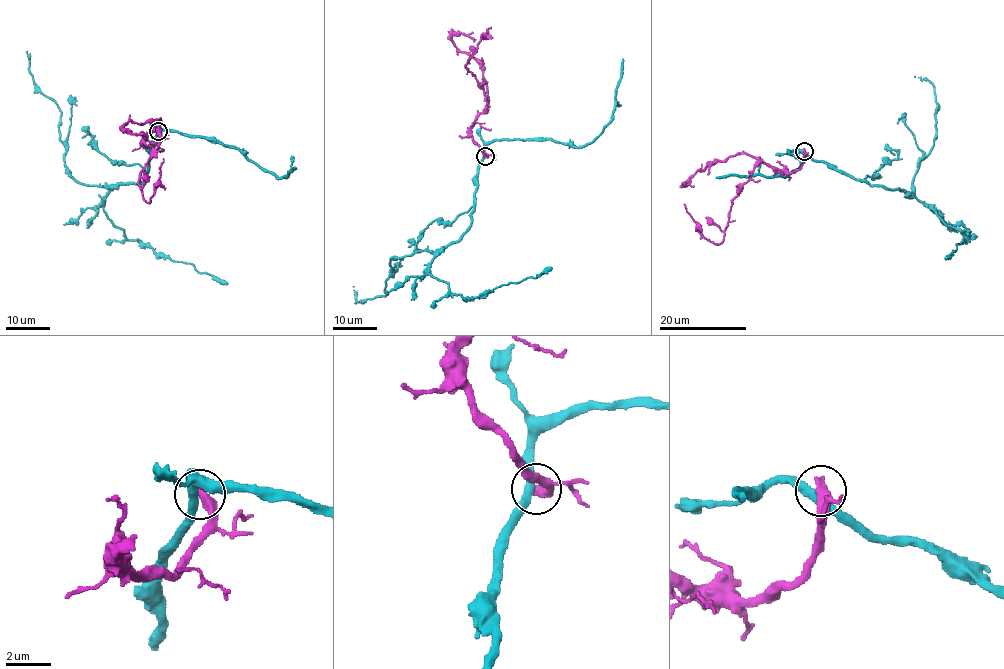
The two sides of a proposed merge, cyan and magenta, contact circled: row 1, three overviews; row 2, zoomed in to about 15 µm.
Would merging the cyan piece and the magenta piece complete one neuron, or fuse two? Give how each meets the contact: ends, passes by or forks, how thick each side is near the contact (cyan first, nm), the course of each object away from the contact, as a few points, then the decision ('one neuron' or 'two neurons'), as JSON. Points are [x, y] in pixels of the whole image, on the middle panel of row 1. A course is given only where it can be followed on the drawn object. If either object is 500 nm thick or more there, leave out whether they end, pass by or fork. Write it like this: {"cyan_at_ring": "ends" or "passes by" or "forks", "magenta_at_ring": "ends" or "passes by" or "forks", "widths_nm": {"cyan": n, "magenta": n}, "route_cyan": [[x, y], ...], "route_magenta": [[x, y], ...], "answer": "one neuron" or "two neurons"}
{"widths_nm": {"cyan": 360, "magenta": 500}, "route_cyan": [[485, 155], [478, 164], [470, 227], [440, 249], [415, 250], [390, 260], [387, 295], [356, 303], [353, 286]], "route_magenta": [[485, 155], [487, 154], [473, 139], [470, 126], [484, 112], [487, 98], [466, 65], [491, 27]], "answer": "two neurons"}

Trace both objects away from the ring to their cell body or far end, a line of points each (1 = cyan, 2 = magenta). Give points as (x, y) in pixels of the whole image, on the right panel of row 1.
1: (803, 151), (857, 179), (913, 197), (919, 162), (933, 145), (936, 109), (934, 86), (915, 77)
2: (803, 151), (802, 164), (790, 172), (763, 162), (754, 168), (732, 201), (720, 243), (709, 241), (684, 203)

